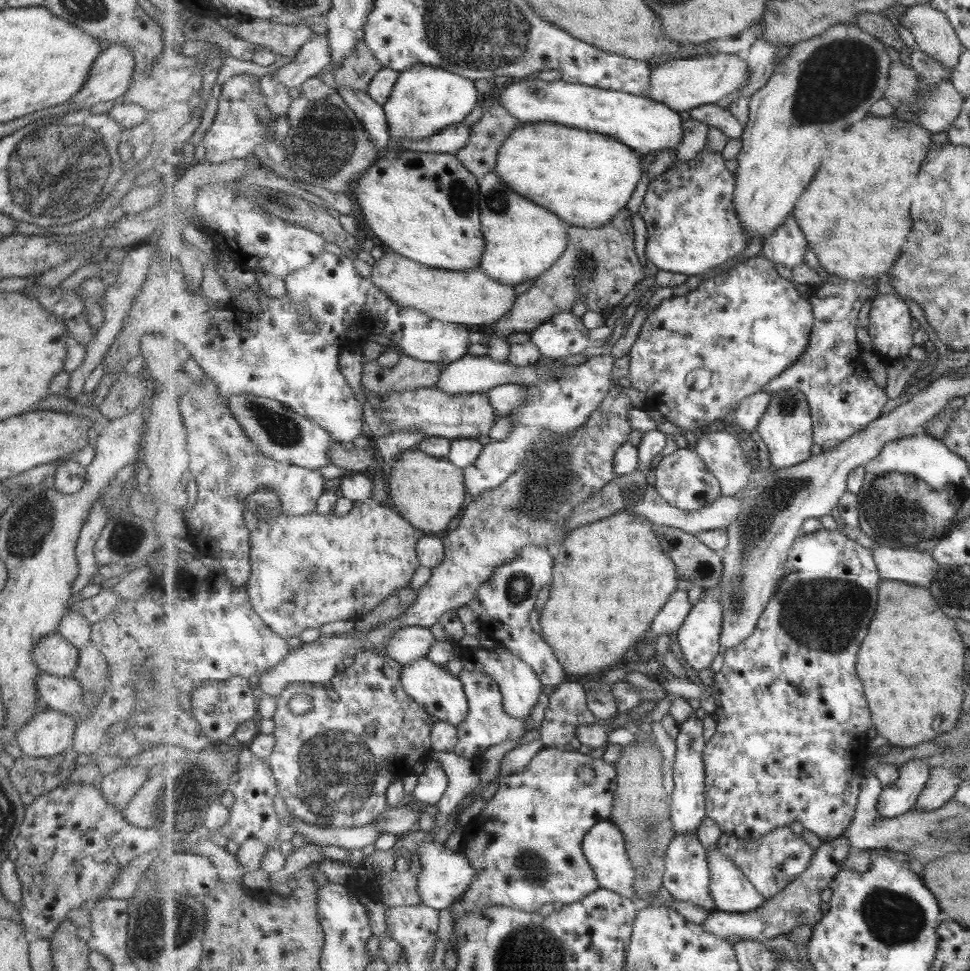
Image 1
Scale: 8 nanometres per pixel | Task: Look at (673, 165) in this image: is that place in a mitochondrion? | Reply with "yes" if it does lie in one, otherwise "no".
no

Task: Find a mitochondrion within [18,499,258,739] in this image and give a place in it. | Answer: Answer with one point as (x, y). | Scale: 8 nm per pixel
(125, 539)

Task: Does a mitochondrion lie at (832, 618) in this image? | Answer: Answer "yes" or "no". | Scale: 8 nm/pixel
yes

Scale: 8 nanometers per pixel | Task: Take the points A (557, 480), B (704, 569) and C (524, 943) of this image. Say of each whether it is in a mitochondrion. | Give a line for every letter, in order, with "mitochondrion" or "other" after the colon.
A: mitochondrion
B: mitochondrion
C: mitochondrion

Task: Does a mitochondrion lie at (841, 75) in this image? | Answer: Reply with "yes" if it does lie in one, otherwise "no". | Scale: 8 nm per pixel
yes

